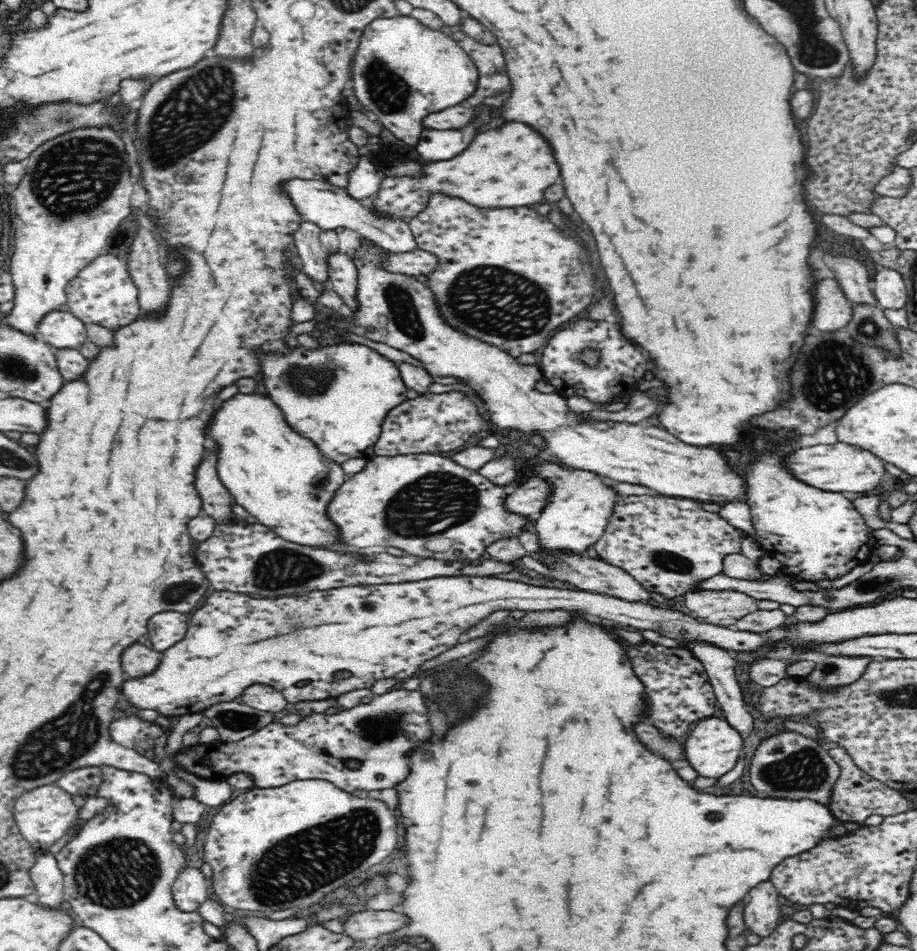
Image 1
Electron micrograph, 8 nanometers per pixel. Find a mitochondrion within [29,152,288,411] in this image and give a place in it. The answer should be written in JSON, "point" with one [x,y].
{"point":[121,237]}

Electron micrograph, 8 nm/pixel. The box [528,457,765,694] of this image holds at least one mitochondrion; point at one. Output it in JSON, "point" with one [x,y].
{"point":[670,560]}

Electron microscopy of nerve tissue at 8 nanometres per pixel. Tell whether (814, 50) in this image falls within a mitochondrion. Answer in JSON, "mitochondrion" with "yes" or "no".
{"mitochondrion":"yes"}

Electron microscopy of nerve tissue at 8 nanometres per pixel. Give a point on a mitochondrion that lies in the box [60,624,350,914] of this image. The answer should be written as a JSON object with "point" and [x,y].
{"point":[125,878]}

